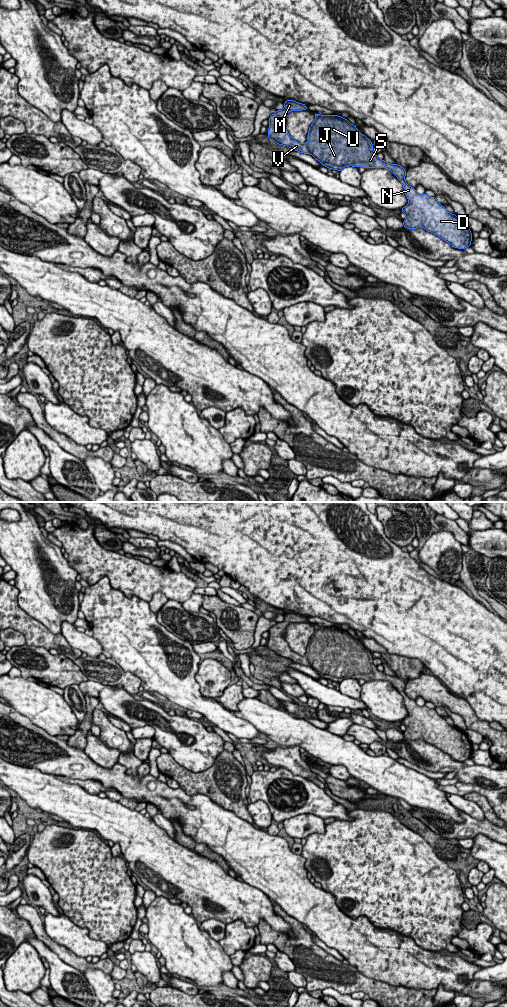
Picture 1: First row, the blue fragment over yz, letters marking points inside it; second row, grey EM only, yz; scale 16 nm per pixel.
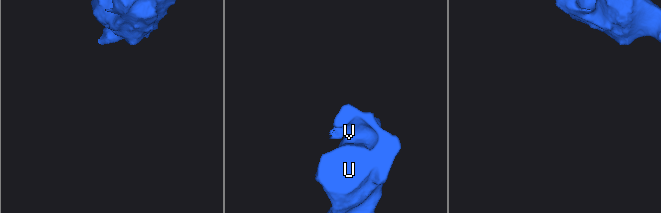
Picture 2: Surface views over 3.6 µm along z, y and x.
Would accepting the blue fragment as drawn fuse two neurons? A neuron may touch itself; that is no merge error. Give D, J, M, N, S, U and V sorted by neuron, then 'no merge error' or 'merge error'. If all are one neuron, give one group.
groups D J M N S U V; no merge error

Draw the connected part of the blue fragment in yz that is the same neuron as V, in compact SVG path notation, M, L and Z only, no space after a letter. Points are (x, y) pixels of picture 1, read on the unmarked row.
M286 612L284 621L269 629L268 650L279 657L287 658L304 666L311 666L328 681L341 683L344 679L389 681L402 695L409 715L401 721L406 726L403 738L407 741L423 739L452 759L470 759L472 744L465 732L449 725L436 709L418 706L406 693L406 682L399 676L390 676L377 669L370 651L362 647L348 631L338 627L314 625L315 632L309 639L309 653L300 656L290 649L284 631L290 623L308 622L306 616Z

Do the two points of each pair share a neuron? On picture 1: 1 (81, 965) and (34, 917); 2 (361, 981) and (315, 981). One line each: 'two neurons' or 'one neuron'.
1: one neuron
2: one neuron

